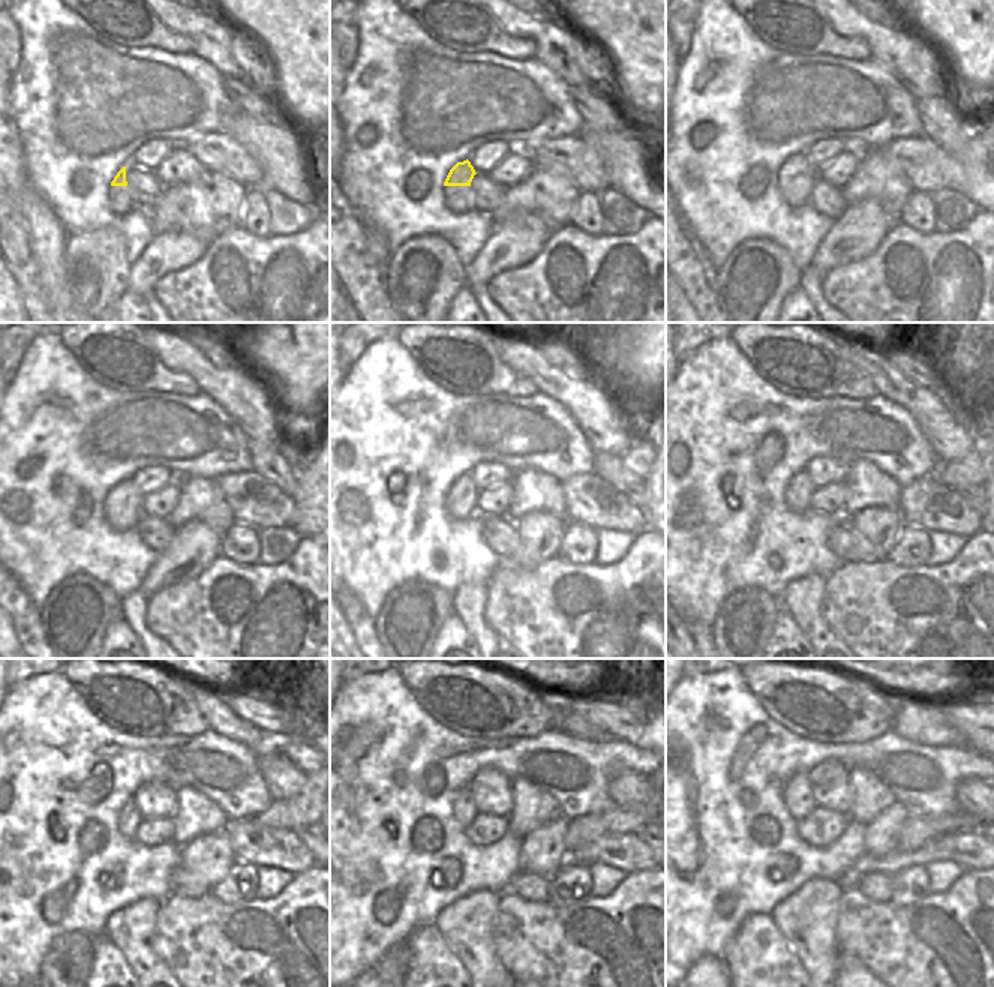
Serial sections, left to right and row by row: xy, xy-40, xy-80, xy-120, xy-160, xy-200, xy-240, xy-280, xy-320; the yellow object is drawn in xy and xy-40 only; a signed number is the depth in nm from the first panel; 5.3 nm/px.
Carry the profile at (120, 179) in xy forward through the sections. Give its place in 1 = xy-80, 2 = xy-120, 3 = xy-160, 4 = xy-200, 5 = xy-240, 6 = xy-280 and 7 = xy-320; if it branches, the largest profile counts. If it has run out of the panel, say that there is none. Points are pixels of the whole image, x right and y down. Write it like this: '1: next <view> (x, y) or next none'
1: next xy-80 (796, 170)
2: next xy-120 (123, 503)
3: next xy-160 (461, 501)
4: next xy-200 (801, 488)
5: next xy-240 (129, 819)
6: next xy-280 (464, 807)
7: next xy-320 (798, 798)

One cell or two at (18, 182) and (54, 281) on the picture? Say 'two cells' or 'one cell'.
one cell

